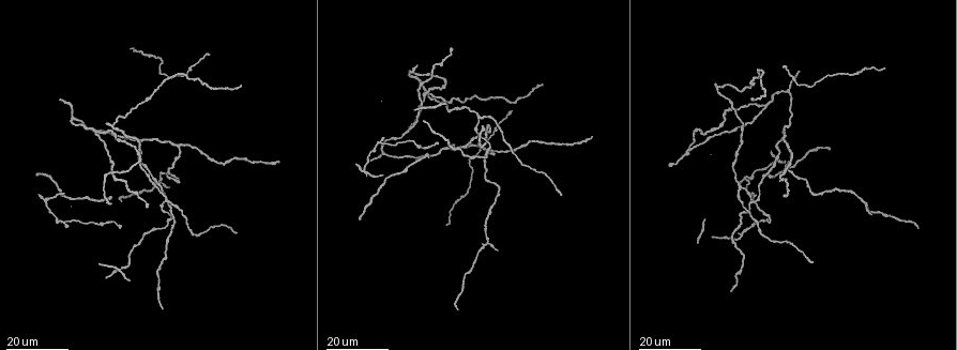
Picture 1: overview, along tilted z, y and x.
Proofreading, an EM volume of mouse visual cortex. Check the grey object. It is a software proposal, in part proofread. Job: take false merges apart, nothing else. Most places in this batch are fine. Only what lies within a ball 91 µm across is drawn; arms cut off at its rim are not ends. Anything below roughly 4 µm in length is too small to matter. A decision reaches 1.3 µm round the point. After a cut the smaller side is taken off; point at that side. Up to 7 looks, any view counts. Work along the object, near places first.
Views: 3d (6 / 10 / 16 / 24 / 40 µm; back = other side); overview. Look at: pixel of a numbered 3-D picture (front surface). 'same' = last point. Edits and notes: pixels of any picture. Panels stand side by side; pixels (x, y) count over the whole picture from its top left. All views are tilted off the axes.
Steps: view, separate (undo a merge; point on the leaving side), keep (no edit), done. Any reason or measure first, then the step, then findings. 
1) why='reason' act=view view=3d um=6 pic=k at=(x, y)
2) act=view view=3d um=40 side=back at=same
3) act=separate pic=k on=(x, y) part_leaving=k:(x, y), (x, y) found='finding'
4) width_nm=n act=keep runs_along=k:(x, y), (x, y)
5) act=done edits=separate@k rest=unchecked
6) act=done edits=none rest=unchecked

why='two arms in line, one across' act=view view=3d um=24 pic=1 at=(486, 242)

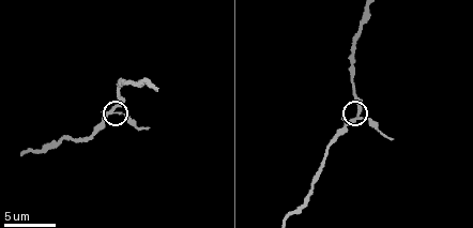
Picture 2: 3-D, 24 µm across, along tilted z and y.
act=view view=3d um=6 pic=2 at=(111, 110)

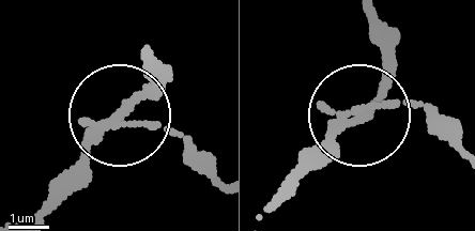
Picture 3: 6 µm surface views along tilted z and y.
width_nm=200 act=keep runs_along=3:(365, 13), (386, 64), (366, 112), (454, 122) found='one neuron here'

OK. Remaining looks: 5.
why='side arm on a straight run' act=view view=3d um=24 pic=1 at=(167, 214)

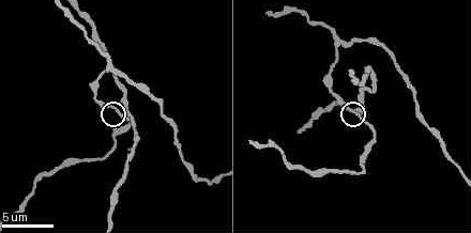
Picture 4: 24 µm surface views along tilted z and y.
act=view view=3d um=6 pic=4 at=(351, 111)

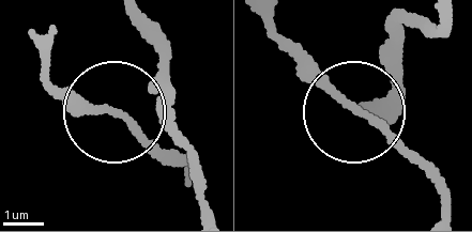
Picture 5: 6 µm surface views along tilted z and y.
arms=3 act=keep runs_along=5:(48, 60), (57, 86), (176, 161) found='one neuron here'

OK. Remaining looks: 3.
why='a fork' act=view view=3d um=24 pic=1 at=(406, 132)

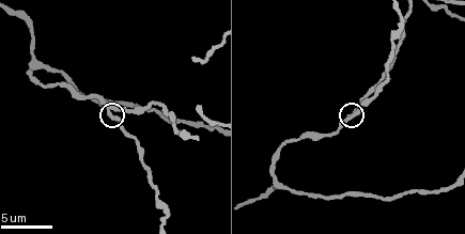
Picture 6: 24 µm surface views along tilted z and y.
act=view view=3d um=10 pic=6 at=(347, 118)

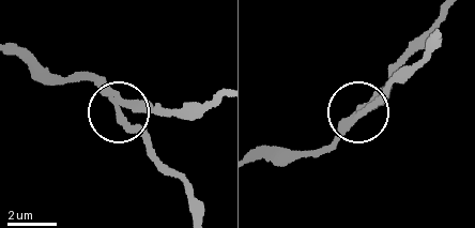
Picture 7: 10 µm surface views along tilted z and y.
side_arm_um=46 act=keep runs_along=7:(17, 55), (61, 77), (93, 81), (159, 158) found='one neuron here'

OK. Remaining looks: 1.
act=done edits=none rest=unchecked

